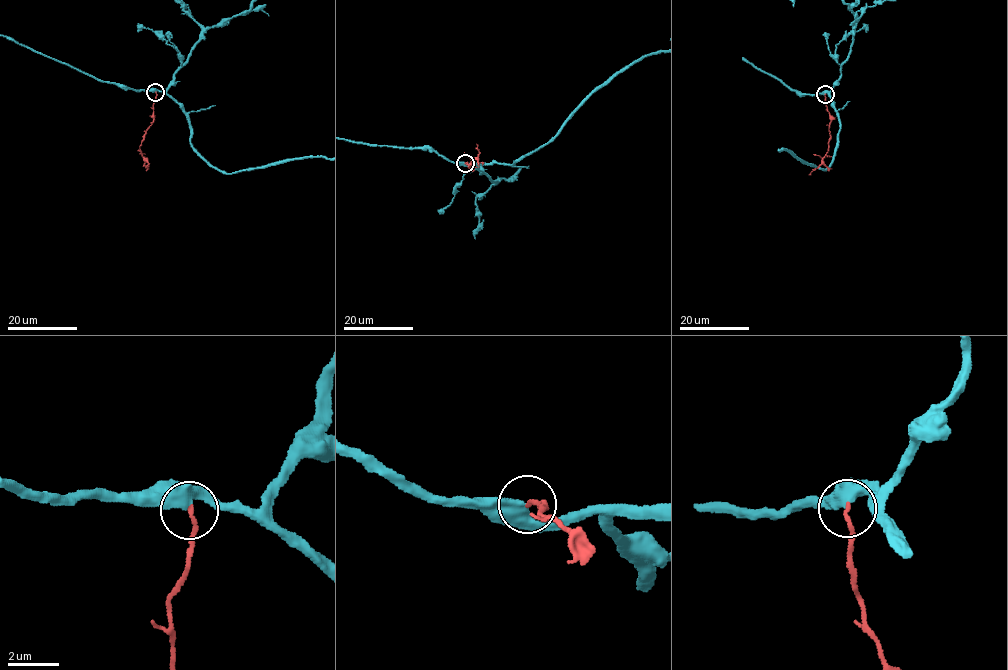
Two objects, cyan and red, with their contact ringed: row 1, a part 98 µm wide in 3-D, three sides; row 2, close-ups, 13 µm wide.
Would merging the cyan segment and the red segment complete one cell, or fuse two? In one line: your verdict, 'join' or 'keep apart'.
keep apart

